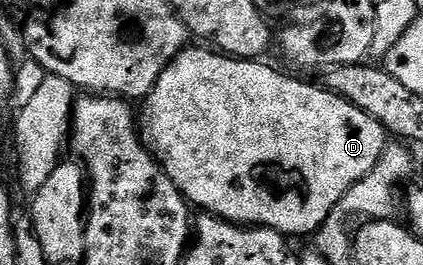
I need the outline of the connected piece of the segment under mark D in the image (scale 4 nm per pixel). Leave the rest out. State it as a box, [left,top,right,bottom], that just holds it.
[138,47,390,238]

